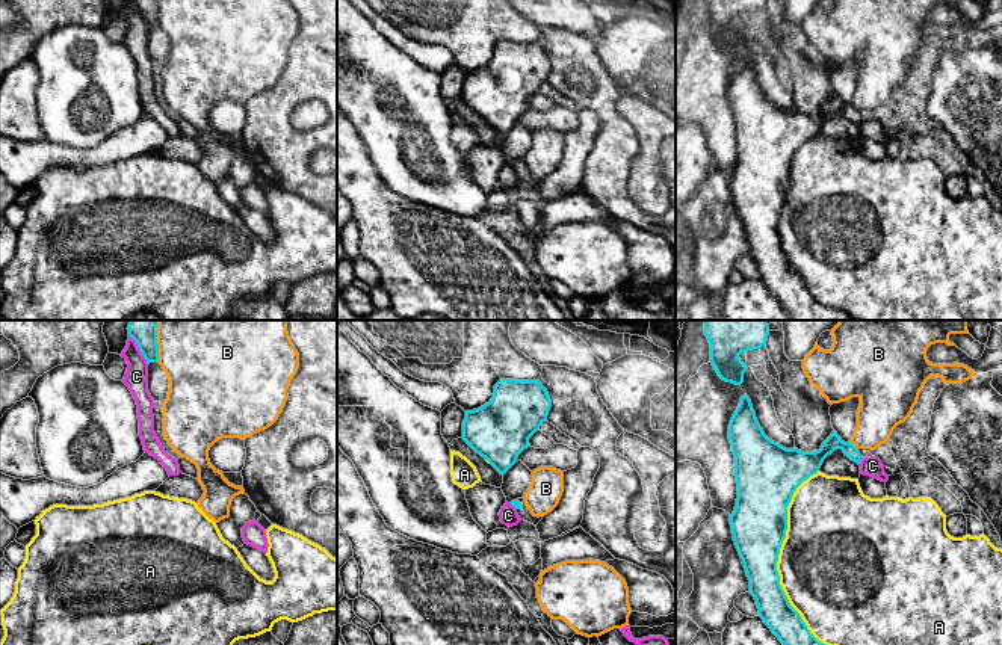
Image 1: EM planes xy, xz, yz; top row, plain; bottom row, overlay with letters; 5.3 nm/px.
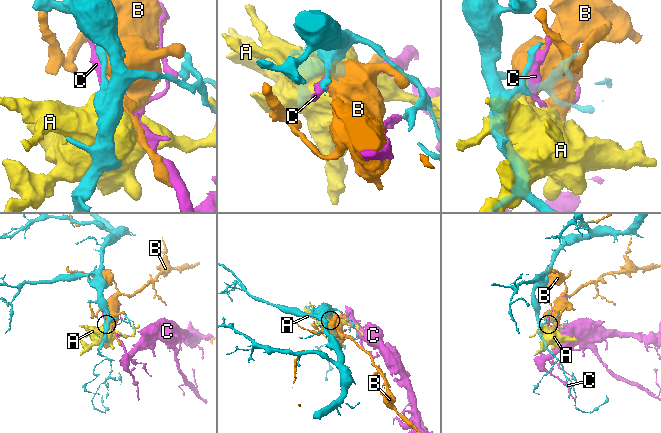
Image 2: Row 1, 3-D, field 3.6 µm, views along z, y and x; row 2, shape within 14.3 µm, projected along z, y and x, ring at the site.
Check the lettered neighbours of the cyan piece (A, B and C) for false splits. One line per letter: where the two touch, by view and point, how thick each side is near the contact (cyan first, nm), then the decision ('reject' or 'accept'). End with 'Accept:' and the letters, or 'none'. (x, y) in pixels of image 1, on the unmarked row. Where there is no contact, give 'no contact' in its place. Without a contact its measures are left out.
A: yz (777, 233) | 280/480 nm | reject
B: xy (157, 12) | 100/340 nm | reject
C: xy (139, 11) | 100/130 nm | reject
Accept: none

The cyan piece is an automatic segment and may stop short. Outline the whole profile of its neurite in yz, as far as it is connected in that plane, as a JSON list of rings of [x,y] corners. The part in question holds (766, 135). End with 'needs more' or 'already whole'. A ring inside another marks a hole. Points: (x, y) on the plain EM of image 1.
[[[747,56],[730,82],[728,101],[738,145],[736,168],[730,177],[731,195],[759,278],[790,320],[852,320],[810,295],[780,246],[777,224],[787,192],[787,168],[796,150],[816,136],[824,121],[837,110],[857,125],[863,118],[836,92],[816,113],[780,107],[765,97]]] | already whole

